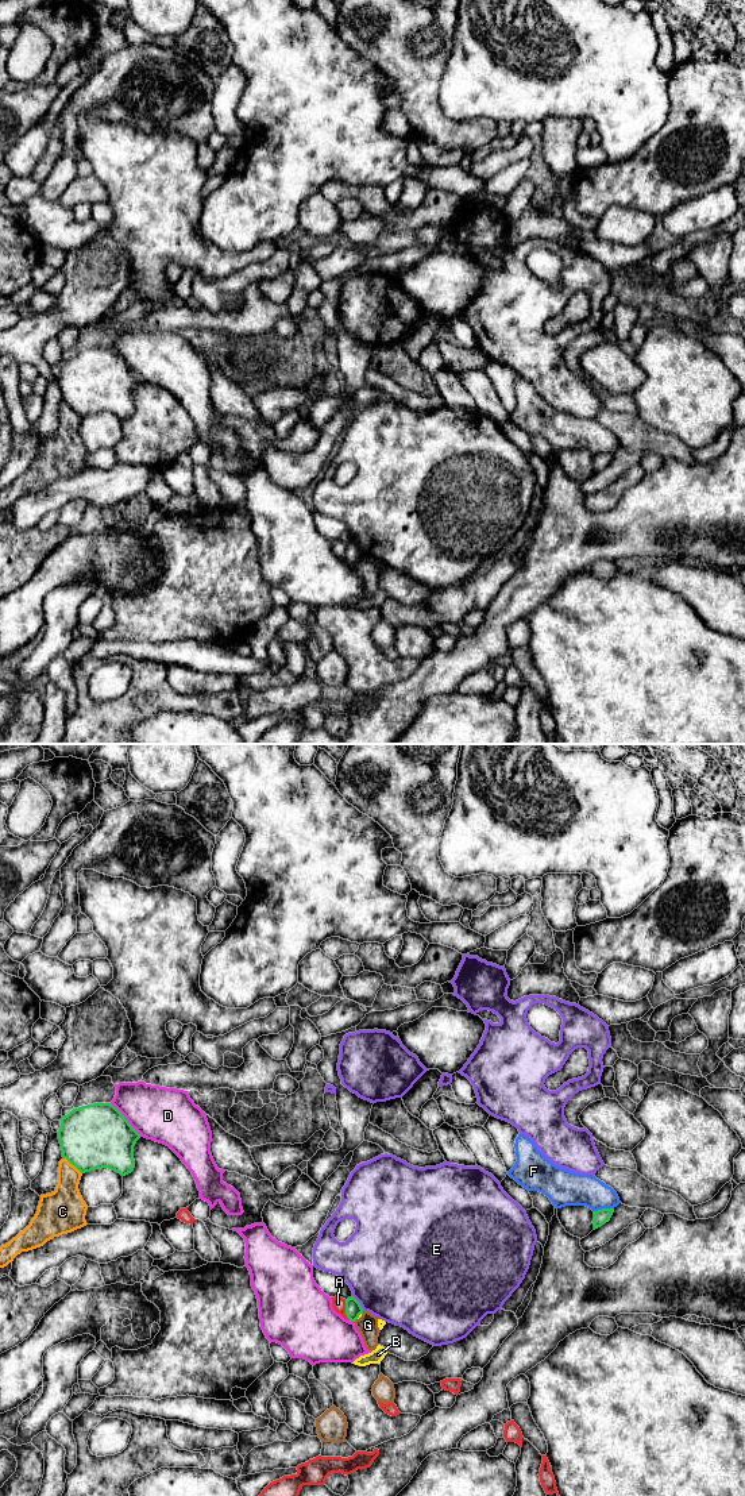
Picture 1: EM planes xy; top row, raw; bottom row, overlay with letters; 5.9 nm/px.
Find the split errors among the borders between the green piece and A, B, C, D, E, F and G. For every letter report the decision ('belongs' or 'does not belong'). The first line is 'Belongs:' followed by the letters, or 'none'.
Belongs: none
A: does not belong
B: does not belong
C: does not belong
D: does not belong
E: does not belong
F: does not belong
G: does not belong

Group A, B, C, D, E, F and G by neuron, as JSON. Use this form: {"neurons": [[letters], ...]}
{"neurons": [["A"], ["B"], ["C"], ["D"], ["E"], ["F"], ["G"]]}

